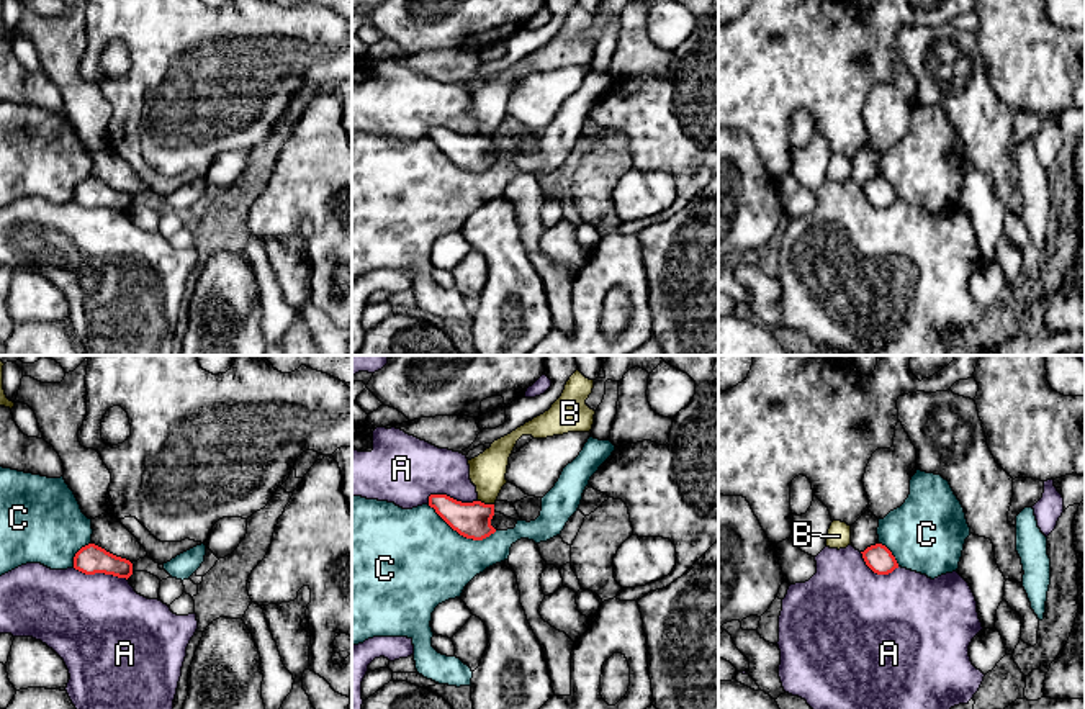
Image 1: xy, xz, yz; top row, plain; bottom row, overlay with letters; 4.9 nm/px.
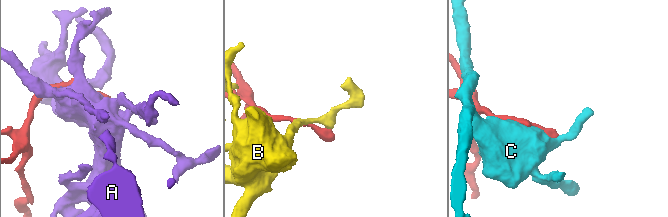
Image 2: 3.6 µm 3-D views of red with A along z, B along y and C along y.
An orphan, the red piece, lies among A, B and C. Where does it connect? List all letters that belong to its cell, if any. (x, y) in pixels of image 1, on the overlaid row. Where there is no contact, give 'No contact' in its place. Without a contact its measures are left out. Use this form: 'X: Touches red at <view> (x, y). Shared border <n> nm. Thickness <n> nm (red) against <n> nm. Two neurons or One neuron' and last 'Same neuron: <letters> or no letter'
A: Touches red at xz (452, 498). Shared border 240 nm. Thickness 180 nm (red) against 320 nm. Two neurons
B: Touches red at xz (486, 505). Shared border 80 nm. Thickness 180 nm (red) against 180 nm. Two neurons
C: Touches red at xz (462, 534). Shared border 360 nm. Thickness 180 nm (red) against 460 nm. Two neurons
Same neuron: no letter

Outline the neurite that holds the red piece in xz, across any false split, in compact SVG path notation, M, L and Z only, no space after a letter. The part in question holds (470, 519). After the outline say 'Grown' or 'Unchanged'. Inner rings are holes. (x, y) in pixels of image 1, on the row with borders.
M430 494L429 506L460 535L483 540L496 532L491 526L494 504L461 503L447 494Z. Unchanged

